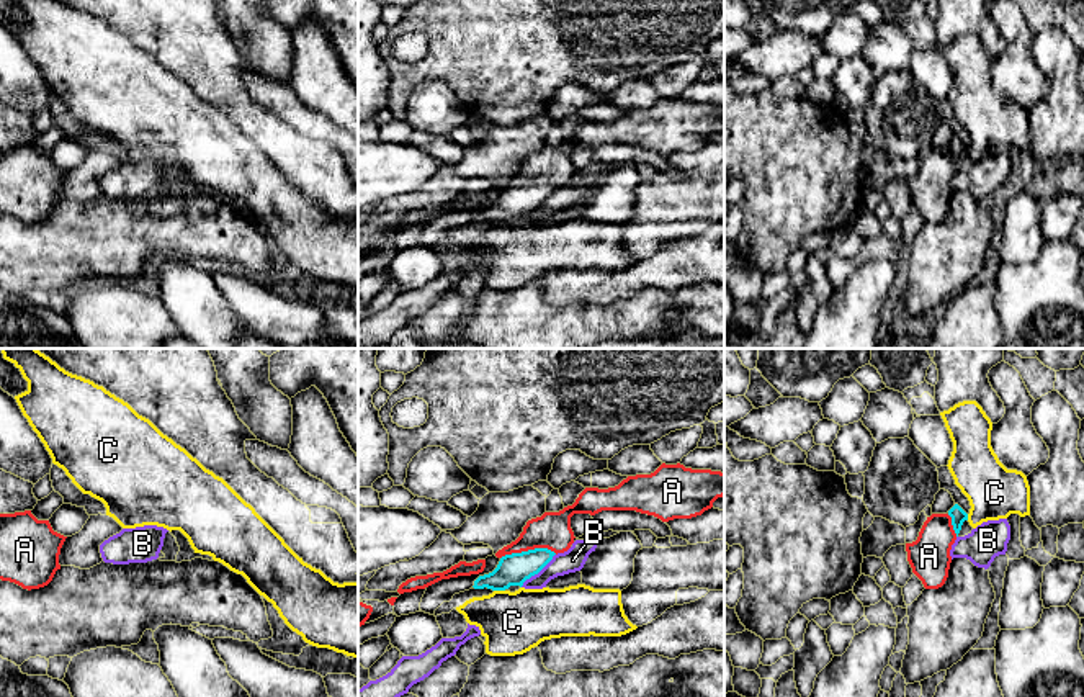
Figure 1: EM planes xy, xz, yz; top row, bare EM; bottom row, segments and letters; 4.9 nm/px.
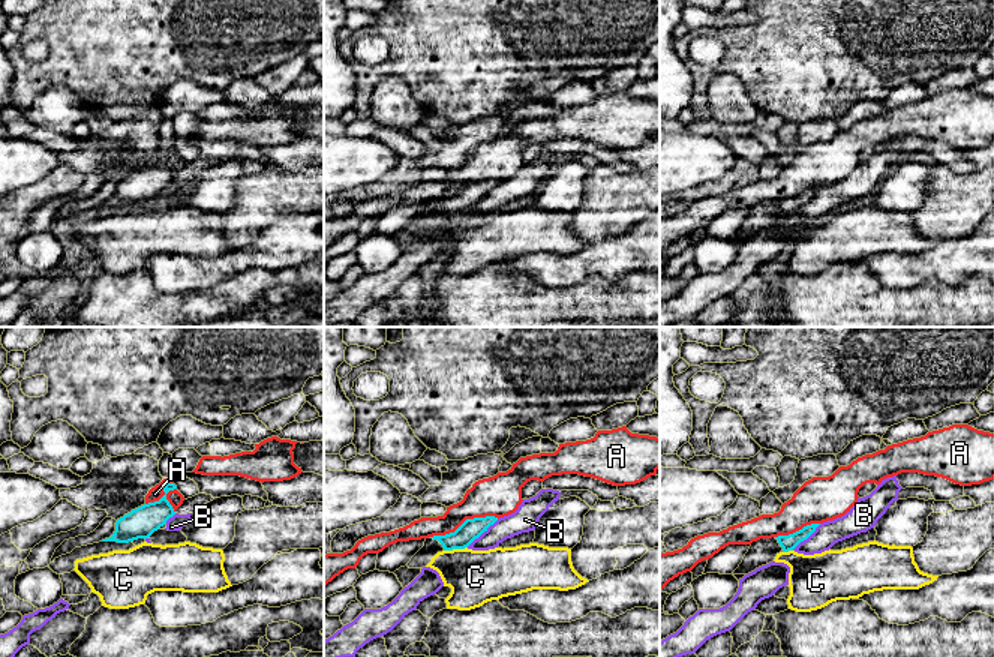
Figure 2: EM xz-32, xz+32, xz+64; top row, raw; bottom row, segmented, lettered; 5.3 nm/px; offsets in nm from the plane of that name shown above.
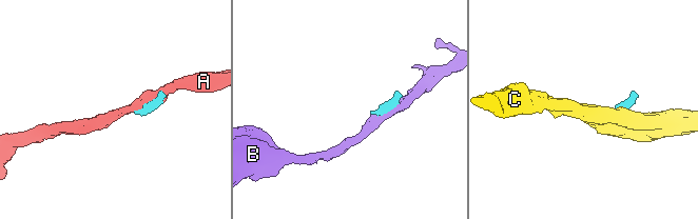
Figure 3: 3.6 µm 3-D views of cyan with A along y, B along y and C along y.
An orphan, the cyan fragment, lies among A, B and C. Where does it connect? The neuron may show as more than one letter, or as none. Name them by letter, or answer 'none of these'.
none of these

